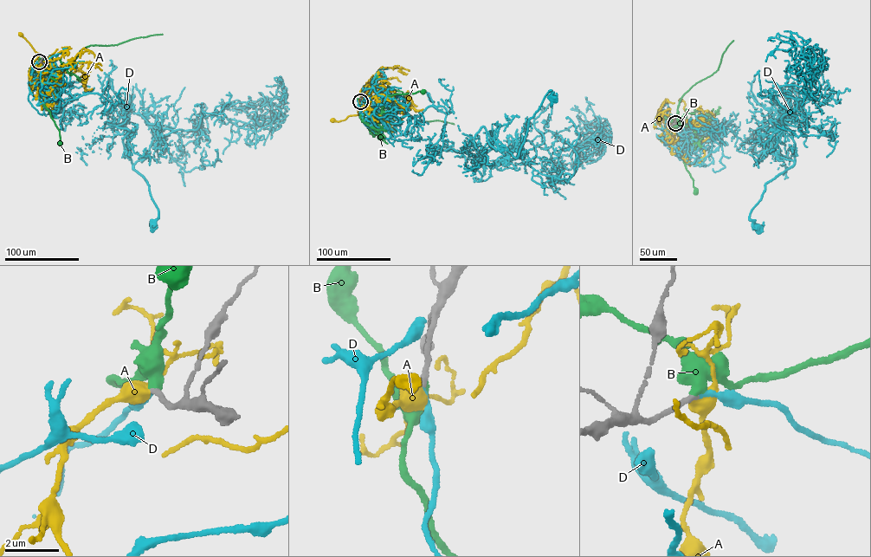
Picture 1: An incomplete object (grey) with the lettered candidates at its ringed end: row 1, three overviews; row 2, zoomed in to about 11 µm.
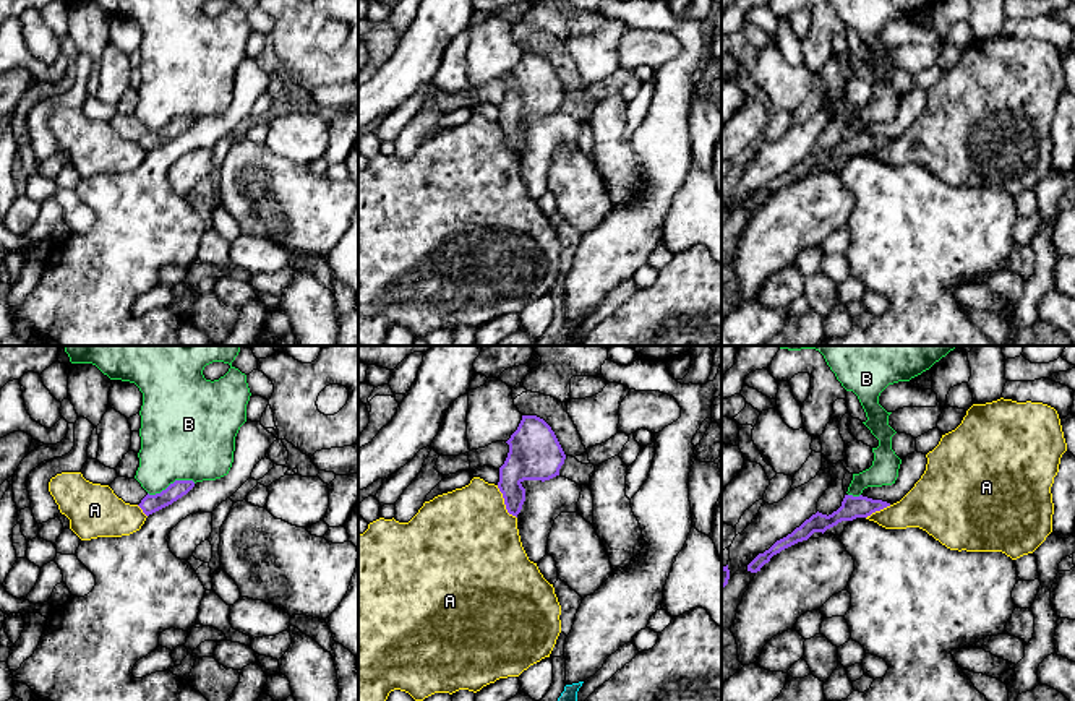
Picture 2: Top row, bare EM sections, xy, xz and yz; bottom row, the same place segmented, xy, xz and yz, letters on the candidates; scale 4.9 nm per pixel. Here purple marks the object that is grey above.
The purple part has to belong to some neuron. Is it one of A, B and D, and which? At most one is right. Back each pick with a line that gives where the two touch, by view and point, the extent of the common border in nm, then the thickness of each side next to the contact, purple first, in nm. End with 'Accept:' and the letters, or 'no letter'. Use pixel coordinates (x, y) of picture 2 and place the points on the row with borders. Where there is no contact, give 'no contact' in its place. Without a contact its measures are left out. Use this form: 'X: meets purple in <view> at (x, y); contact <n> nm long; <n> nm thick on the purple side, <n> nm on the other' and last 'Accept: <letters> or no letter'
D: no contact
Accept: D

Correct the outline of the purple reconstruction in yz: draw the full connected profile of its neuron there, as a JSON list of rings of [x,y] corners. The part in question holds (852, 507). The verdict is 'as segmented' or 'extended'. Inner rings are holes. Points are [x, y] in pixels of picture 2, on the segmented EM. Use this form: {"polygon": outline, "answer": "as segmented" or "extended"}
{"polygon": [[[845,495],[842,506],[833,511],[832,514],[822,514],[816,513],[809,519],[806,519],[799,527],[796,527],[791,534],[786,537],[777,540],[769,550],[764,553],[759,553],[749,565],[747,571],[757,573],[760,568],[770,561],[770,558],[782,550],[807,540],[814,532],[825,532],[827,529],[837,526],[842,521],[853,521],[856,518],[867,518],[876,511],[880,511],[884,508],[890,506],[890,503],[882,501],[882,500],[872,500],[867,497],[853,497],[853,495]]], "answer": "as segmented"}

